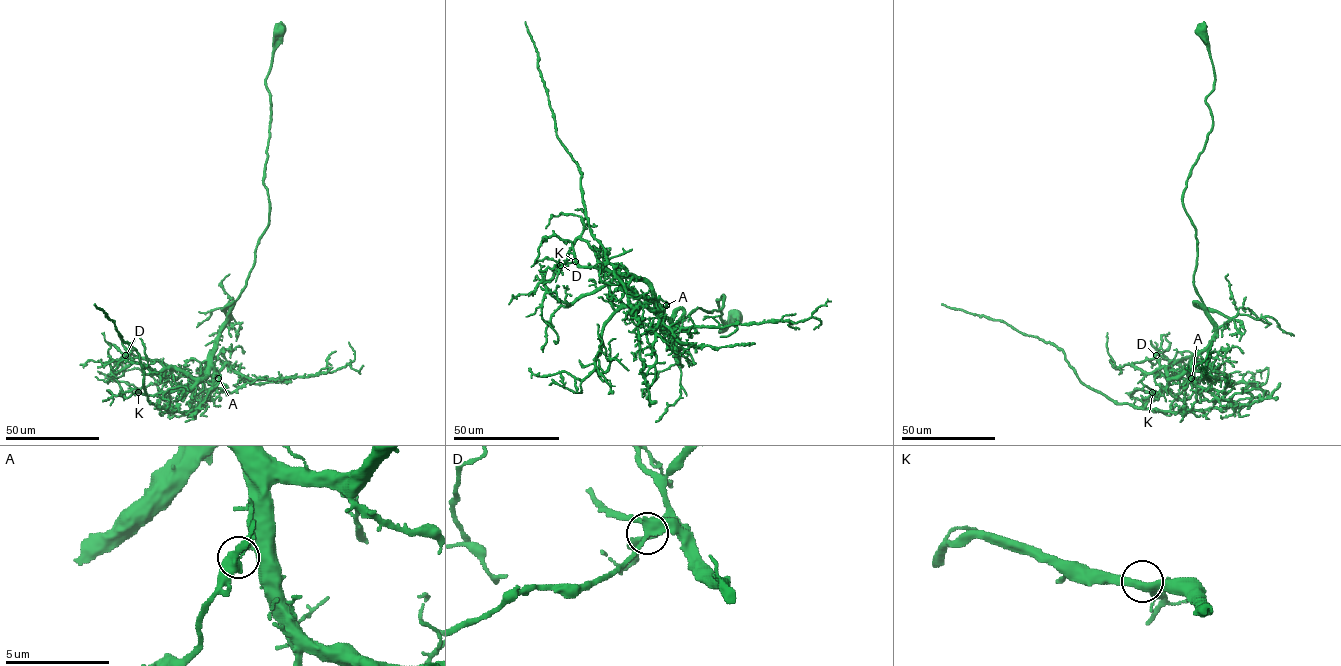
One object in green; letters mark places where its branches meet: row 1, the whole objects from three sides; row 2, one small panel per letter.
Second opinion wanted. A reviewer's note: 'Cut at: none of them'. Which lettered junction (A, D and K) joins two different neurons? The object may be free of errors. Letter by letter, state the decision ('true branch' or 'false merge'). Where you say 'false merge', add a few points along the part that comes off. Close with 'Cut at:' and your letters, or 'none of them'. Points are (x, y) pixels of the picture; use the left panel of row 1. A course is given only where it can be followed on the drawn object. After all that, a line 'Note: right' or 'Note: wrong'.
A: false merge | (218, 378), (218, 384), (190, 415), (151, 403), (139, 353), (94, 303)
D: true branch
K: true branch
Cut at: A
Note: wrong

